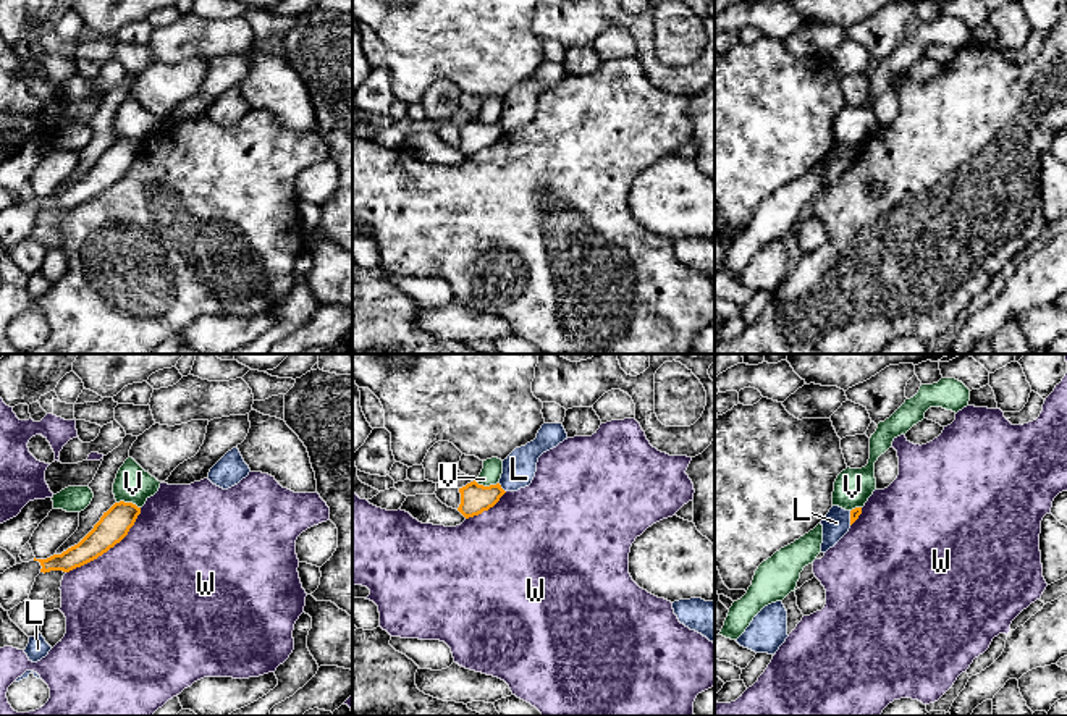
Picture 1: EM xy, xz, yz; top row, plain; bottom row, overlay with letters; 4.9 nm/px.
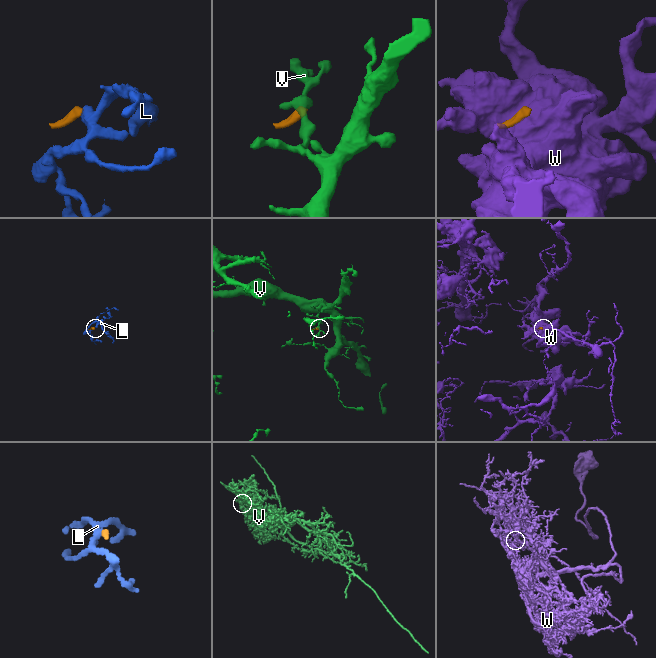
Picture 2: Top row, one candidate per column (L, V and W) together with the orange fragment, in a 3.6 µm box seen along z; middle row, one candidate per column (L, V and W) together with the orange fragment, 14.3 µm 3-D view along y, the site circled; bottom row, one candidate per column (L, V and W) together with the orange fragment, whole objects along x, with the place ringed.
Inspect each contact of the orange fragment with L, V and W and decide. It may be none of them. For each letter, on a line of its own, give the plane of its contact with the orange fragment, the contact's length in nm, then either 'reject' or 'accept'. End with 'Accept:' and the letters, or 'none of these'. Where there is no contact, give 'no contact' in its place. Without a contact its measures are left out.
L: meets orange in xz; contact 60 nm long; reject
V: meets orange in xz; contact 130 nm long; reject
W: meets orange in xy; contact 500 nm long; reject
Accept: none of these

